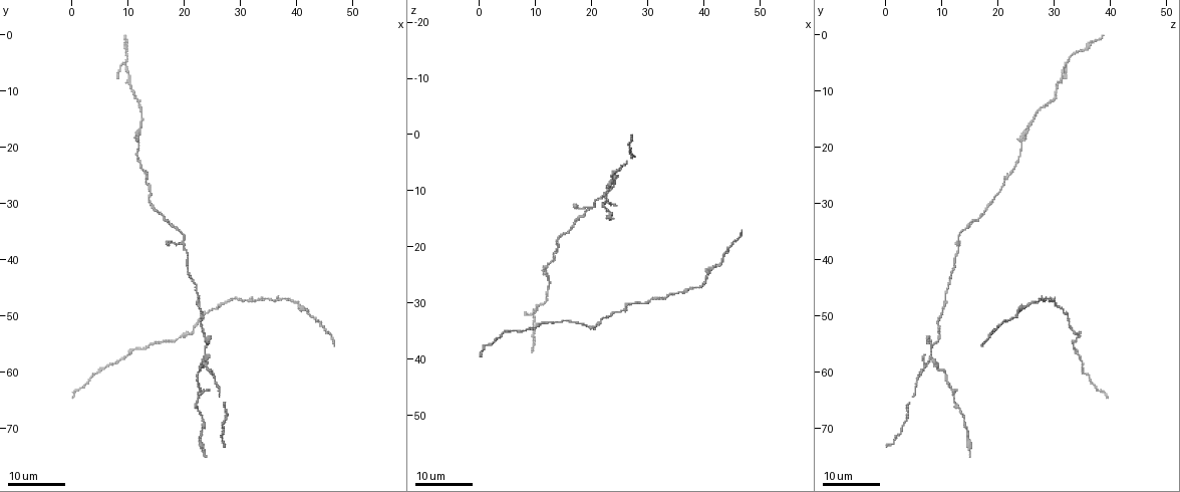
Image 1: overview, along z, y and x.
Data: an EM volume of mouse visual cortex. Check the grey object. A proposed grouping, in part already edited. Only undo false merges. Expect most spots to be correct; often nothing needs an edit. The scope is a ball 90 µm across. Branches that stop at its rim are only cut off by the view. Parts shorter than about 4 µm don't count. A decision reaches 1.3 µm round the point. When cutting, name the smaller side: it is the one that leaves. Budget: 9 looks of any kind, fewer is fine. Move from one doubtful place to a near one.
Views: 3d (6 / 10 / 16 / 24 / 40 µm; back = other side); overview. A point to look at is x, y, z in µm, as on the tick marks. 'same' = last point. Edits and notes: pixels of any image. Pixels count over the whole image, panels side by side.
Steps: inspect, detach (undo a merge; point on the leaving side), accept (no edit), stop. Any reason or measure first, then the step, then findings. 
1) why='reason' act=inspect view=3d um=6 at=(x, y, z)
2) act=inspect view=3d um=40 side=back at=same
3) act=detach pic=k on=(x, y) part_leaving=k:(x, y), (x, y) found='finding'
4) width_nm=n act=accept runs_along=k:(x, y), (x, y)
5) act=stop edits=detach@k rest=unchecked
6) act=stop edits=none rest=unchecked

act=inspect view=3d um=24 at=(30.5, 47.0, 29.0)

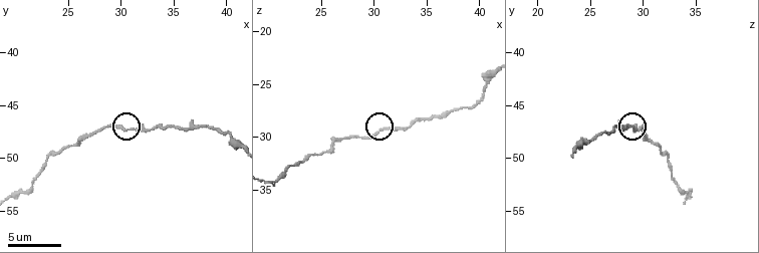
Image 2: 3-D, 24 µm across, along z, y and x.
why='closer look' act=inspect view=3d um=6 at=(30.8, 47.0, 29.2)

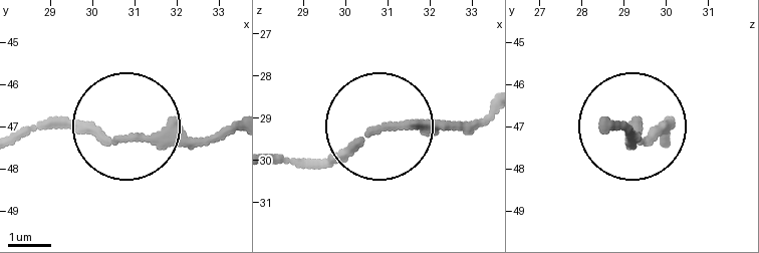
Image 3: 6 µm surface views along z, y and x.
act=accept found='all the same cell'

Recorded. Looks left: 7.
why='three-way junction' act=inspect view=3d um=16 at=(23.5, 57.5, 8.0)

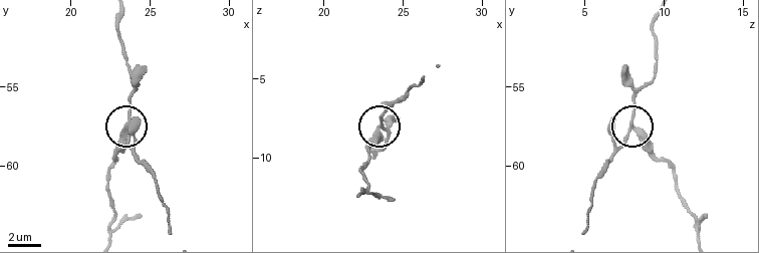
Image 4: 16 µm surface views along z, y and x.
act=inspect view=3d um=6 at=(23.6, 57.7, 8.2)

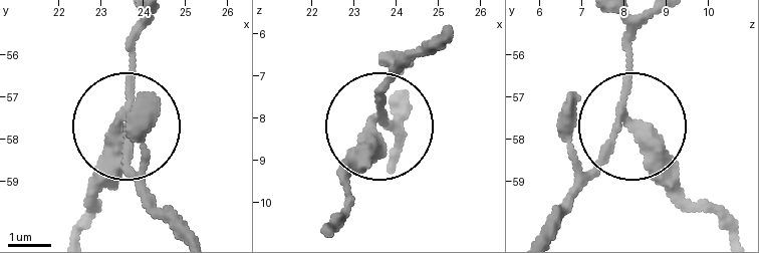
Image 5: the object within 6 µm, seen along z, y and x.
side_arm_um=21 arms=3 act=detach pic=5 on=(105, 168) found='a second cell is stuck on'

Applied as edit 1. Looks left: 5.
why='thin neck' act=inspect view=3d um=16 at=(23.0, 49.0, 10.0)

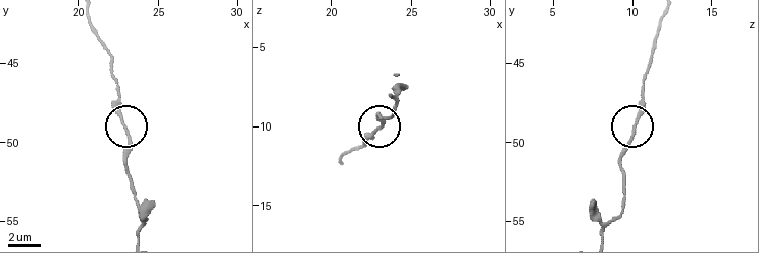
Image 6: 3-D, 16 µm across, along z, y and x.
act=inspect view=3d um=6 at=(23.0, 48.9, 10.2)

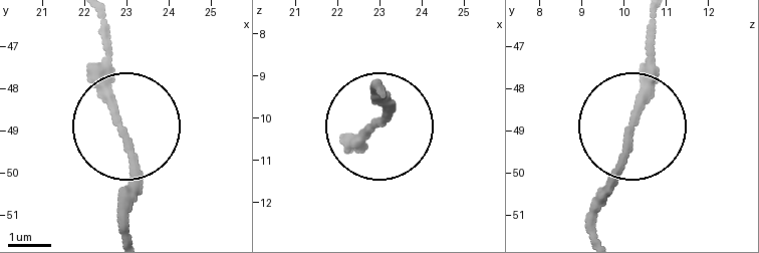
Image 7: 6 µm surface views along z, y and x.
act=accept runs_along=7:(650, 23), (650, 88), (613, 185), (588, 214) found='one cell here'

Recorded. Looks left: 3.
why='sudden change in width' act=inspect view=3d um=16 at=(12.0, 19.5, 24.5)

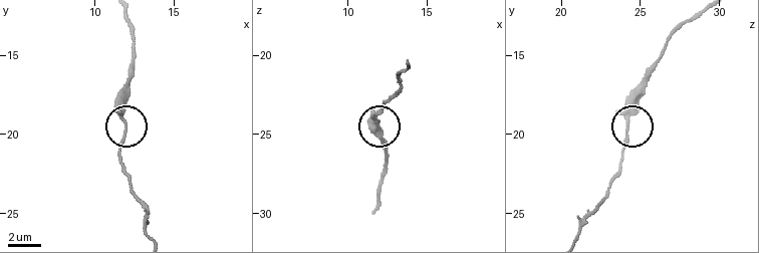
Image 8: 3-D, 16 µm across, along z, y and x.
why='zoom in' act=inspect view=3d um=10 at=(11.9, 19.2, 24.3)

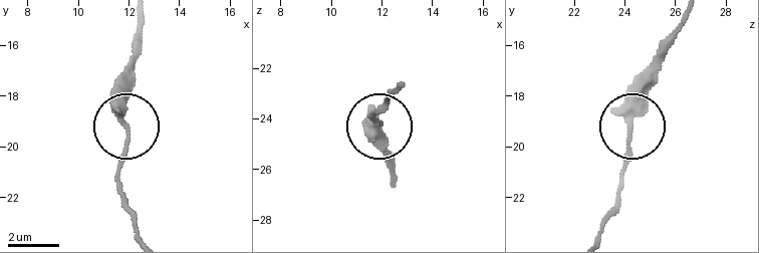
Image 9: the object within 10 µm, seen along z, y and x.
act=accept runs_along=9:(599, 233), (622, 175), (636, 84), (647, 66) found='continuous, no second cell'

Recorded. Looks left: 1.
act=stop edits=detach@5 rest=unchecked

